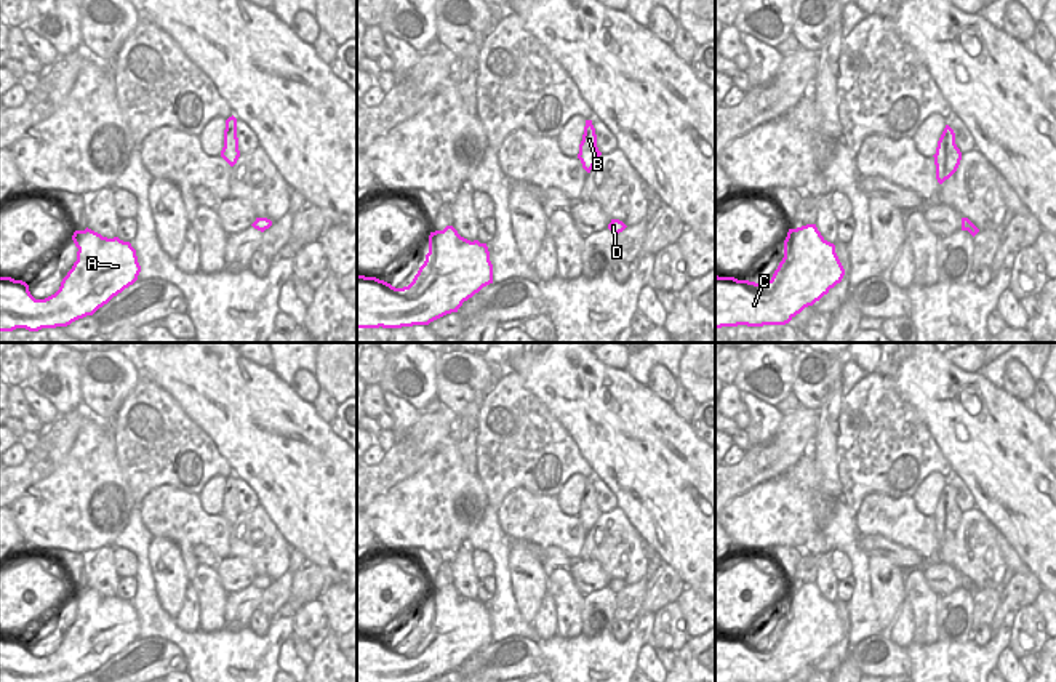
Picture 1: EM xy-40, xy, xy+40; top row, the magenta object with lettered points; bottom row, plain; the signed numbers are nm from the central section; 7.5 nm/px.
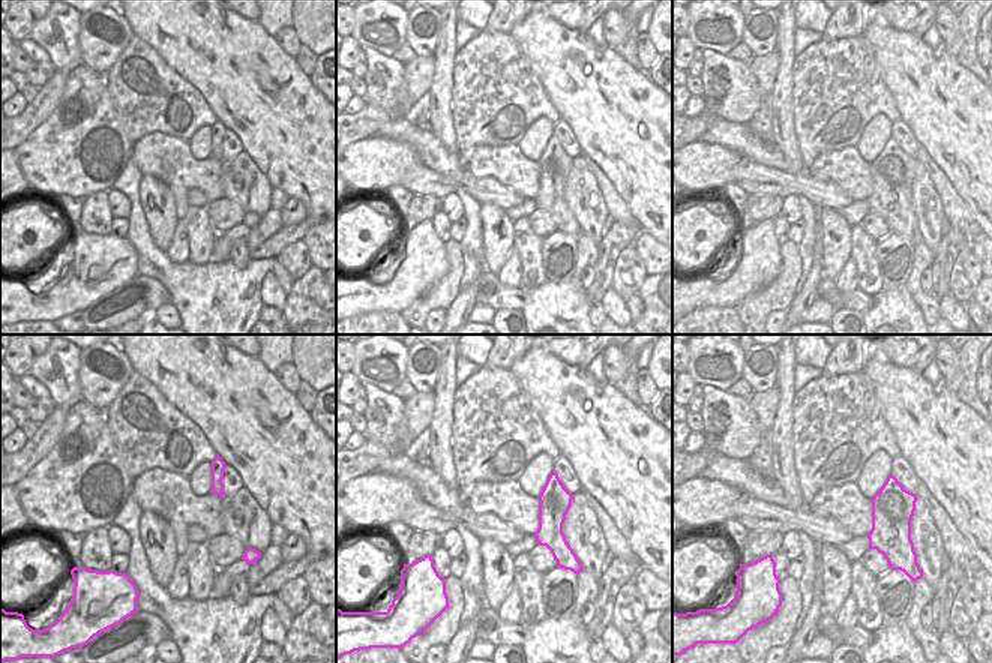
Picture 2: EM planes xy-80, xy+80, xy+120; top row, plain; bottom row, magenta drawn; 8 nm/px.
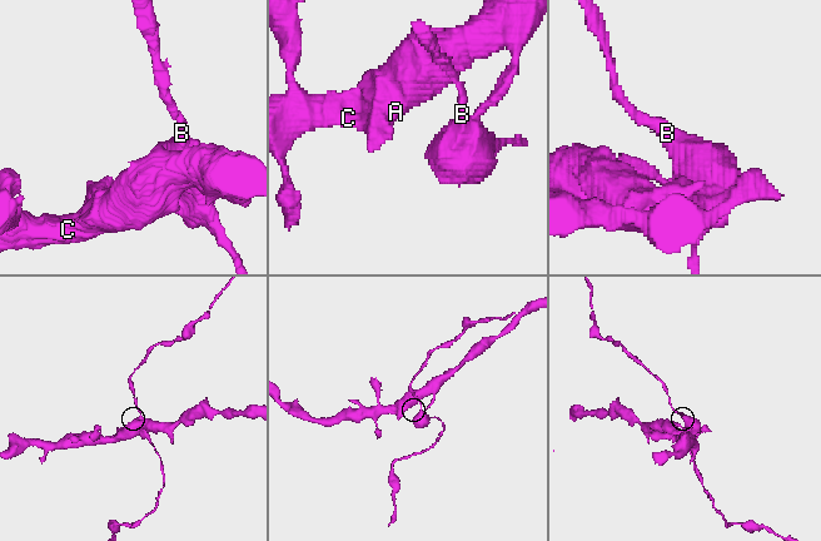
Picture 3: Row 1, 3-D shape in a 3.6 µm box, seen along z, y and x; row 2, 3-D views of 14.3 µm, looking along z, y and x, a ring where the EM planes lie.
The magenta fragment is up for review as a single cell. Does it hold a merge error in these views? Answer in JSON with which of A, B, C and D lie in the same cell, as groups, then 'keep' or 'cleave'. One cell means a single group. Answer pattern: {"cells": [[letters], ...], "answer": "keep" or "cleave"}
{"cells": [["A", "C", "D"], ["B"]], "answer": "cleave"}

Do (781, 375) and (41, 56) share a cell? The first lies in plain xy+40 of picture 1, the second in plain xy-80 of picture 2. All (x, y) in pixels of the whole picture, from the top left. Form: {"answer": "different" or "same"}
{"answer": "different"}

